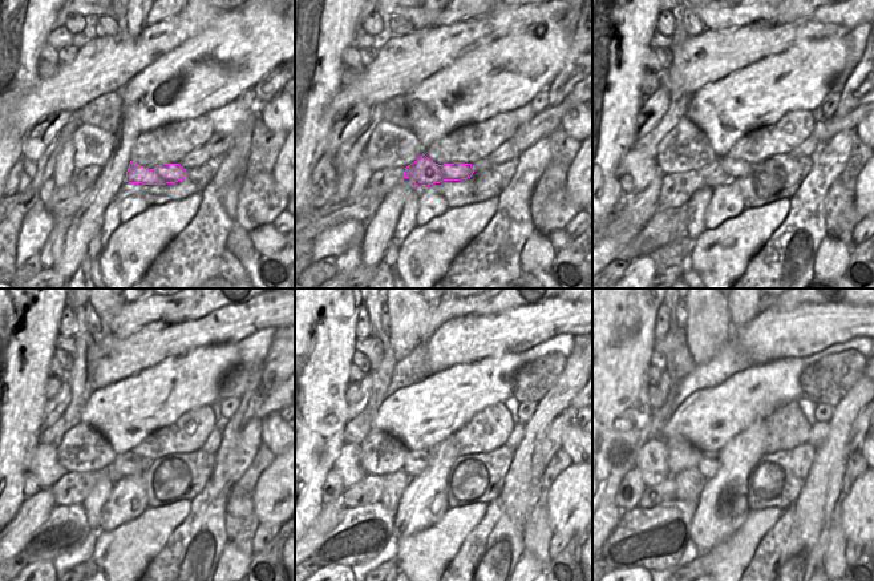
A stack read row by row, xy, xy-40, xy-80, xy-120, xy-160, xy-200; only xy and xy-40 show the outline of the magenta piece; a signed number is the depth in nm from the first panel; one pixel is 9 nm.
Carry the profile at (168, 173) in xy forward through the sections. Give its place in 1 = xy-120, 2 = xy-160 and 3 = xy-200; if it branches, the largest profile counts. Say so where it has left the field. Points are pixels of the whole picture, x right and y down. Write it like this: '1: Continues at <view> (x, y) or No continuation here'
1: Continues at xy-120 (126, 464)
2: Continues at xy-160 (416, 462)
3: Continues at xy-200 (708, 465)

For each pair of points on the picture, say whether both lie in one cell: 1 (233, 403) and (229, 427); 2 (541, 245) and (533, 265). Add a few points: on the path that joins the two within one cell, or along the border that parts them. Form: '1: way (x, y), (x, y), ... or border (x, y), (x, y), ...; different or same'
1: border (241, 398), (238, 410), (225, 422); different
2: way (538, 250), (533, 259); same

